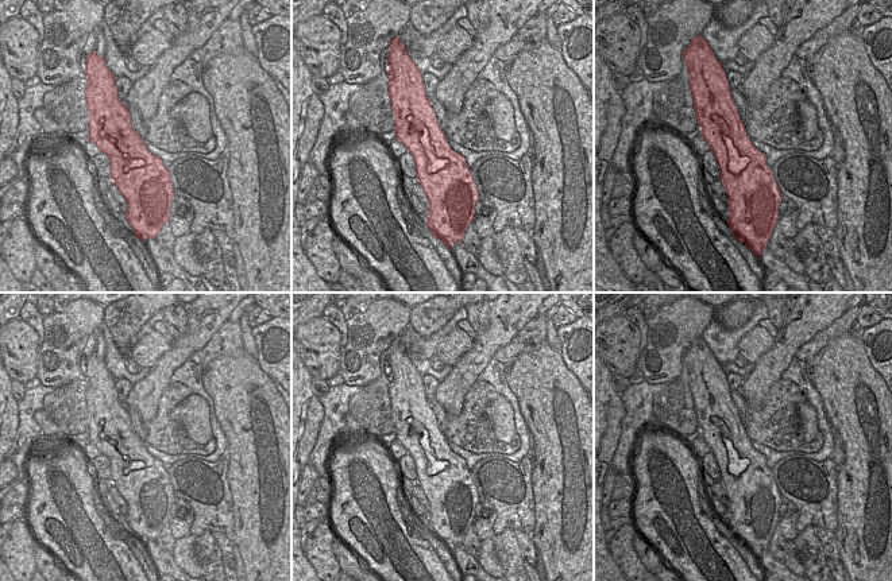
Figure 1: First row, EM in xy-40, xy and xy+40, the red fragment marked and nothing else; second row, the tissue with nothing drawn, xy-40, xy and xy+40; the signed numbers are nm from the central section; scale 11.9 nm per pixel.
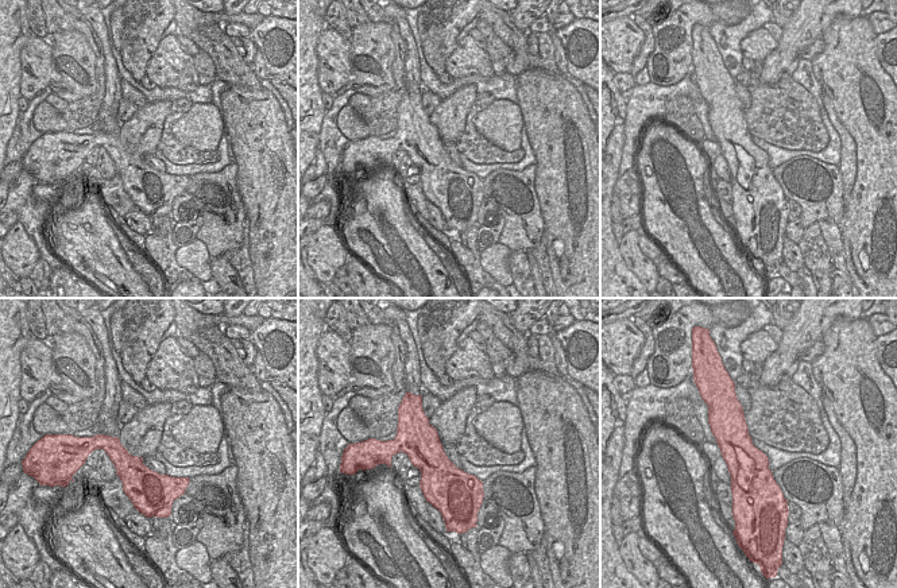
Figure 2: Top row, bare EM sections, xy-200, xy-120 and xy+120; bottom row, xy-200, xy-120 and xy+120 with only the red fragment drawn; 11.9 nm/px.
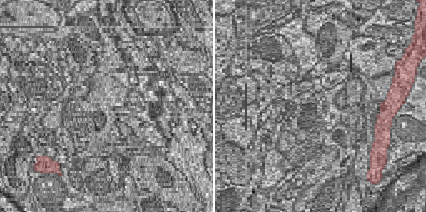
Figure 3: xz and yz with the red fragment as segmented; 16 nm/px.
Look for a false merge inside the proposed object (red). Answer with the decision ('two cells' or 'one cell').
one cell

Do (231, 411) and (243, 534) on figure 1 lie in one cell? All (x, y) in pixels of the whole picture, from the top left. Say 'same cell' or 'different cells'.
same cell

